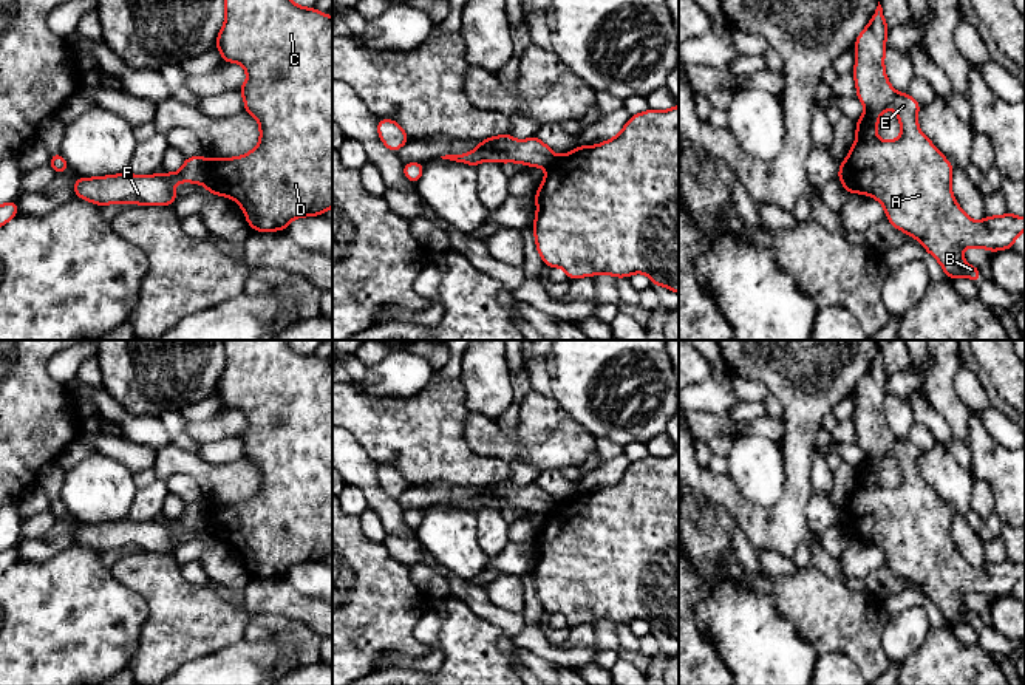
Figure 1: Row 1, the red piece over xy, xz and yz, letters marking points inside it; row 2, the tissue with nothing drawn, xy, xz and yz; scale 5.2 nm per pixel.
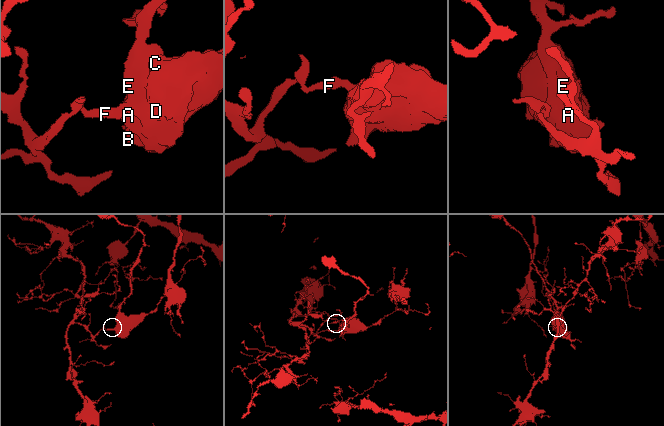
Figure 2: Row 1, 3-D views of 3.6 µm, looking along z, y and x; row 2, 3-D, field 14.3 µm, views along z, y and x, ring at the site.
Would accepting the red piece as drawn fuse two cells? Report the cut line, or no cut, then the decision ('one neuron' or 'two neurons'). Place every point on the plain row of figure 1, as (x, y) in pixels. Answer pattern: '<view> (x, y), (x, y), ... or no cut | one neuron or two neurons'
xy (207, 506), (204, 531) | two neurons

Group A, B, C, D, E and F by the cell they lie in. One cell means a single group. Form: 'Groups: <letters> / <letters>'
Groups: A B C D E / F

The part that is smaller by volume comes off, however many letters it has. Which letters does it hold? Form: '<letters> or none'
A, B, C, D, E

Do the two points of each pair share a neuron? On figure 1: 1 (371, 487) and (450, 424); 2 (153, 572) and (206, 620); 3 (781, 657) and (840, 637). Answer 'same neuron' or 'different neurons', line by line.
1: different neurons
2: same neuron
3: different neurons

